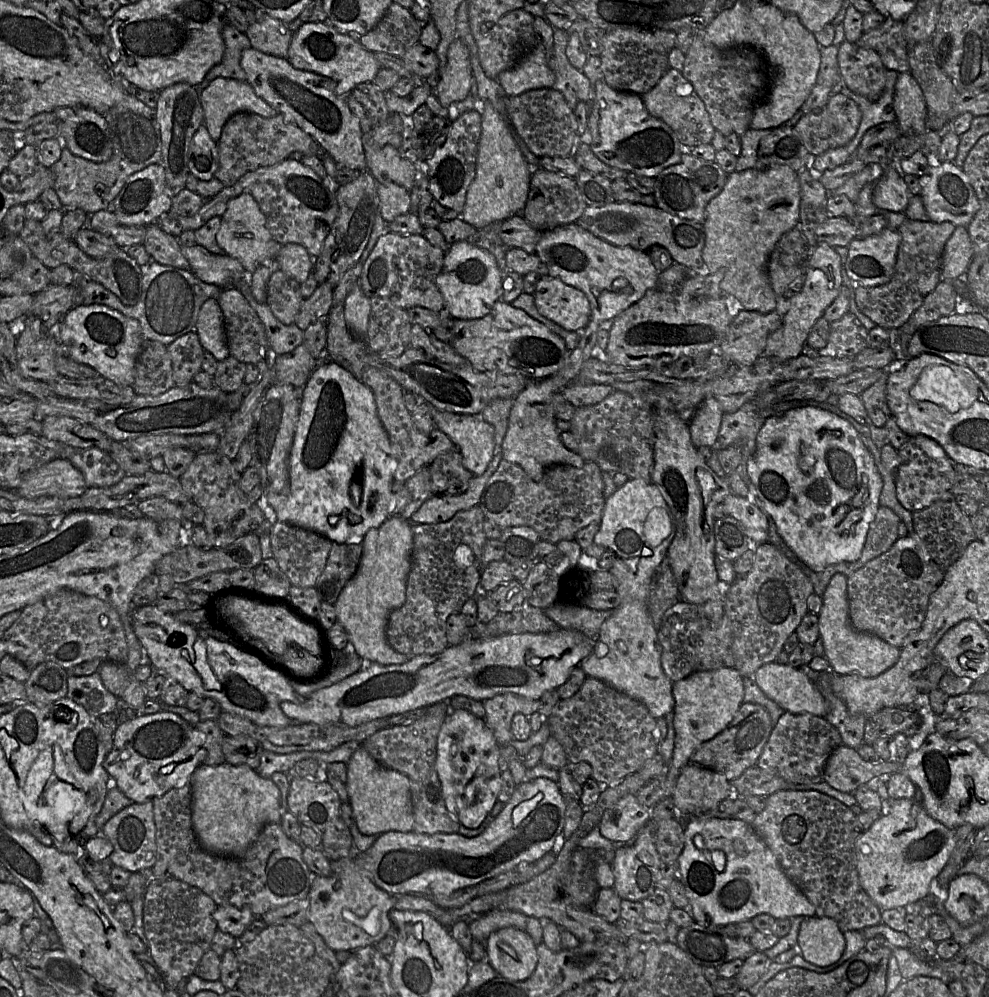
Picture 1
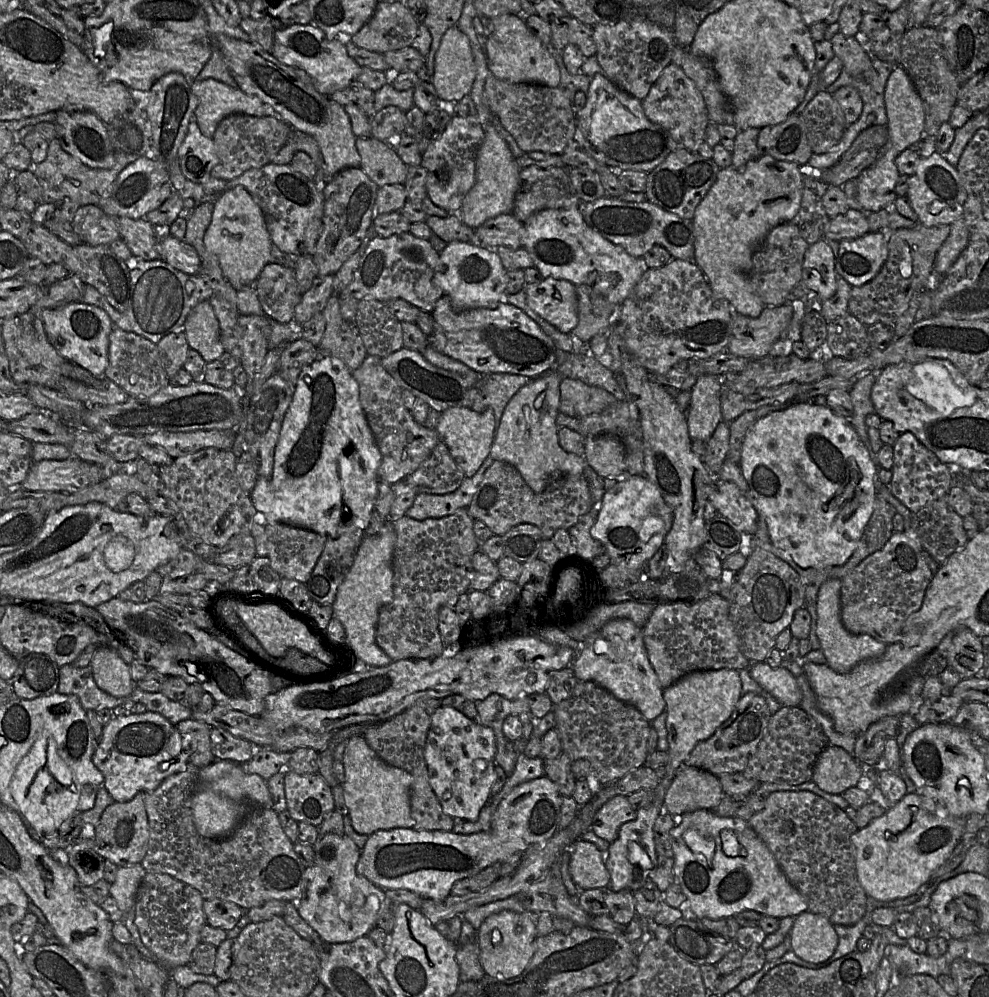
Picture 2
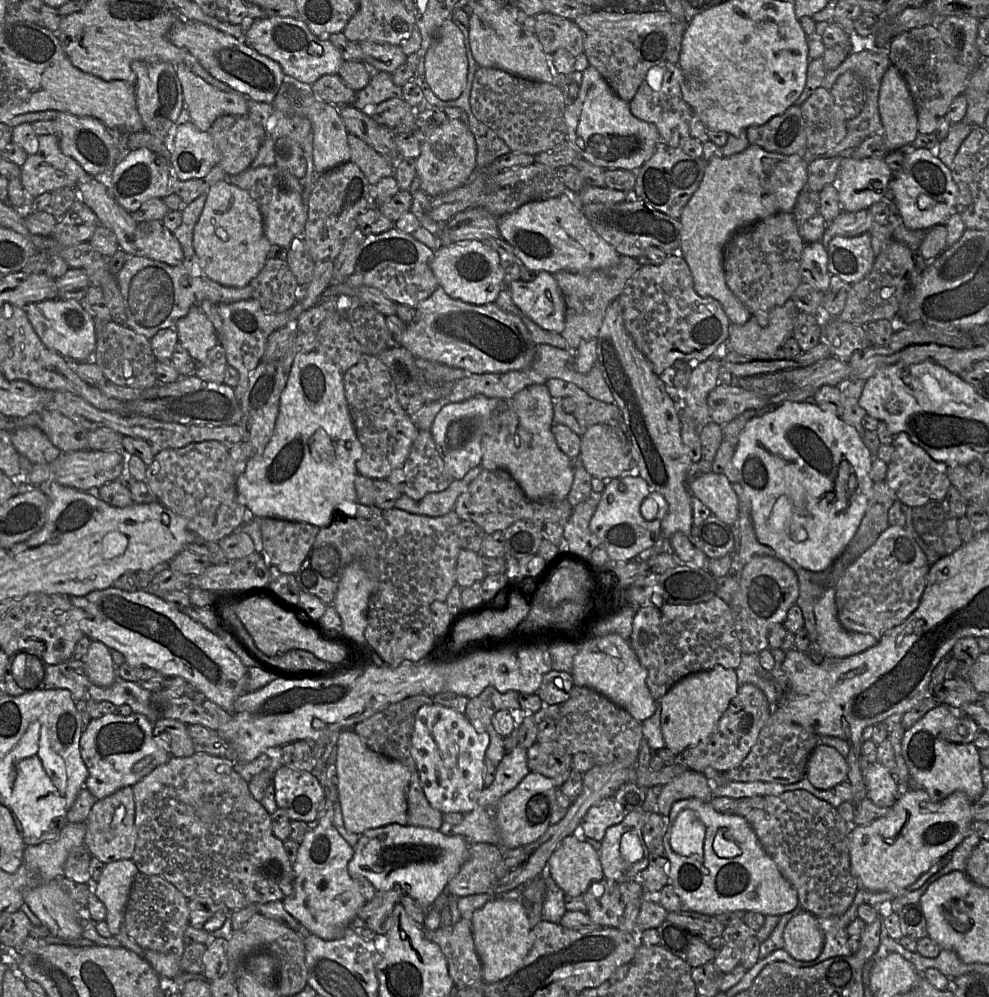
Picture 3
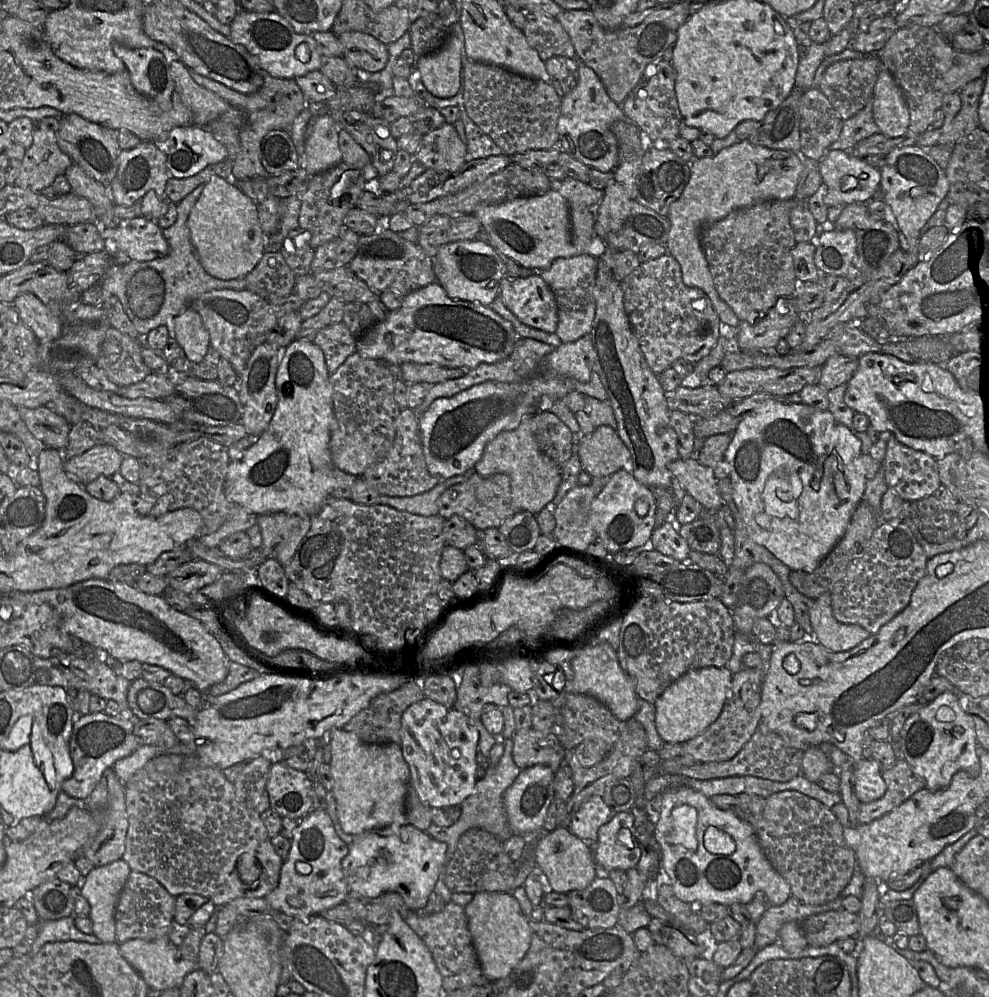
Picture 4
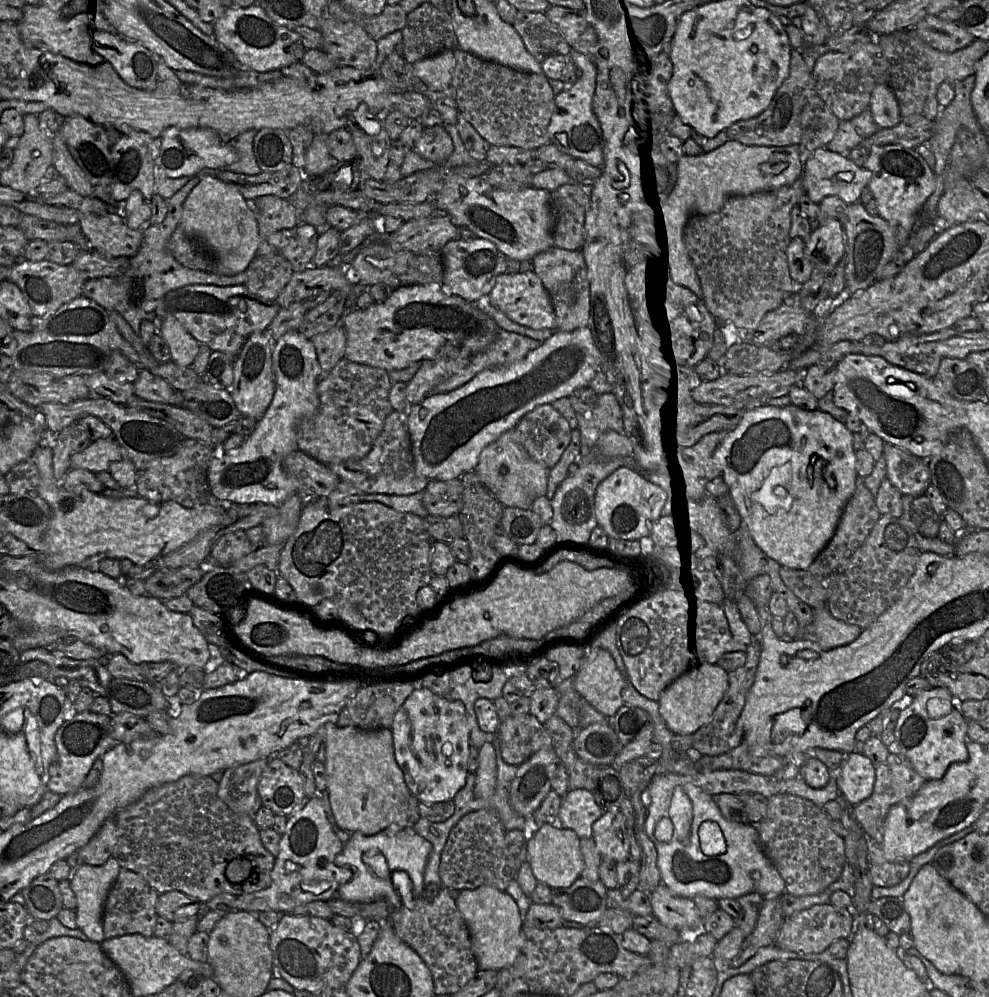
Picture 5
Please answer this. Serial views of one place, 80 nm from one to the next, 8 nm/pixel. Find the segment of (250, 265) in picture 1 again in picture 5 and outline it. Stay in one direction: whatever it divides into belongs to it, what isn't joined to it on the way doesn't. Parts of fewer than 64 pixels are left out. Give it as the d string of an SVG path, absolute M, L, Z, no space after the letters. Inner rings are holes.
M205 175L188 195L183 205L180 227L212 251L216 257L214 272L233 276L248 269L257 257L259 227L252 204L233 185L215 176Z

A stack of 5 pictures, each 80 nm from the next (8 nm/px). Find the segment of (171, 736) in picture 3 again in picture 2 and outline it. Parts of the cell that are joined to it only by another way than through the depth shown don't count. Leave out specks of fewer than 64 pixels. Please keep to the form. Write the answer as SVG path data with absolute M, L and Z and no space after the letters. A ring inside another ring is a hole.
M192 718L175 724L179 731L184 749L190 755L190 764L199 768L211 764L216 758L211 749L211 727Z

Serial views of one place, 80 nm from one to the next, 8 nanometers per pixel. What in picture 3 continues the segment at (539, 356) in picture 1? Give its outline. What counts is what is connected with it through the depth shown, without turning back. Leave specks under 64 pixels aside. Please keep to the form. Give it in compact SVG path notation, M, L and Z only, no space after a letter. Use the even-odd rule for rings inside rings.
M441 286L415 308L415 316L406 324L397 345L407 349L415 358L463 369L470 374L505 373L526 369L535 359L537 346L518 316L504 311L495 303L474 305L453 299Z

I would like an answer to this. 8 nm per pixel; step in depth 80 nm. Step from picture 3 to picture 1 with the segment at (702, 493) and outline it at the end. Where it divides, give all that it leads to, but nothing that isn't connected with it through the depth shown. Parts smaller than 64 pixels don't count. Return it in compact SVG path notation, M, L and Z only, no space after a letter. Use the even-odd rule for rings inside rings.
M729 494L722 504L715 508L715 517L731 516L743 525L747 535L757 544L768 542L769 517L746 498Z

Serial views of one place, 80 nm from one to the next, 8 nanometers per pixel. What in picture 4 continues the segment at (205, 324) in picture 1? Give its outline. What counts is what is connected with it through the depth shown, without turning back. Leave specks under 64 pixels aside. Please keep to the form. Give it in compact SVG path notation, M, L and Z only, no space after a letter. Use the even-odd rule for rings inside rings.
M187 309L172 320L174 337L192 364L199 363L210 347L209 332L201 316Z

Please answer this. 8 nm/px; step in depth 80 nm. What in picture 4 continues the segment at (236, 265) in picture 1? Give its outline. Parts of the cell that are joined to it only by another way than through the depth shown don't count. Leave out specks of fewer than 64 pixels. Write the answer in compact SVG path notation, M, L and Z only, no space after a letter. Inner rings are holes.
M146 217L120 220L113 227L101 227L107 241L107 251L114 261L125 264L129 260L150 261L162 258L170 247L163 230L155 220Z

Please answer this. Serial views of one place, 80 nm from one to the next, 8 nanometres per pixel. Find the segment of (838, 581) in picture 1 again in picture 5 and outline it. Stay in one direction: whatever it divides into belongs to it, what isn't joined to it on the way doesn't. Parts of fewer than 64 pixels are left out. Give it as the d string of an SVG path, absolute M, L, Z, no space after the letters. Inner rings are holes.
M827 606L815 609L813 613L813 633L823 650L831 650L855 641L862 628L835 619Z

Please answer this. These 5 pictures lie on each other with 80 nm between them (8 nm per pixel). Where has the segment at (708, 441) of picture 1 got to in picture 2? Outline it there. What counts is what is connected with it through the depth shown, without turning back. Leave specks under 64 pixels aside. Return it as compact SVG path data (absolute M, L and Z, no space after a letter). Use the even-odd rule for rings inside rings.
M702 375L691 388L691 401L686 411L688 433L692 440L707 441L722 421L720 376Z

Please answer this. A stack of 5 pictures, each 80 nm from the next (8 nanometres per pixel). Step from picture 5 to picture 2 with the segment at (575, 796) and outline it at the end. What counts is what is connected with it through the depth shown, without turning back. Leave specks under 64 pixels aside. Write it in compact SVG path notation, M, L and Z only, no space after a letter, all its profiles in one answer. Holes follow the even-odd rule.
M615 796L598 810L590 830L611 843L617 838L620 827L636 816L637 812L631 807L627 796Z

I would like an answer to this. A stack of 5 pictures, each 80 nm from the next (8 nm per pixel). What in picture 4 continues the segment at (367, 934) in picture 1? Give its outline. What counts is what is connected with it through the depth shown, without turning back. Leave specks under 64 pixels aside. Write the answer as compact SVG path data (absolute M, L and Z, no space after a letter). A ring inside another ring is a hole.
M312 810L298 822L289 854L281 867L278 886L264 899L273 910L295 919L309 919L344 903L349 885L341 863L348 851L349 845L336 833L326 810Z

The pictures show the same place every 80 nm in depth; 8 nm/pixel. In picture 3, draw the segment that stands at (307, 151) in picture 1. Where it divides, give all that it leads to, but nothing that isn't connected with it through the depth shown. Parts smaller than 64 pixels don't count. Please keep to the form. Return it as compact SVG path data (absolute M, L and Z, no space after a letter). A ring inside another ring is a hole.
M248 115L220 116L209 133L220 156L218 165L229 176L251 167L266 135L264 128Z

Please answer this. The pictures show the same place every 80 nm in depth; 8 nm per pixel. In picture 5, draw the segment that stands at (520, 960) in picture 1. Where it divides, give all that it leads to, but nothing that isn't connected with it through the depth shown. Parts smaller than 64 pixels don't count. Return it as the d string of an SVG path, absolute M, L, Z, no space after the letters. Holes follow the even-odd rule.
M483 885L460 890L455 902L470 932L479 968L499 971L510 966L524 945L524 920L515 900L505 891Z

